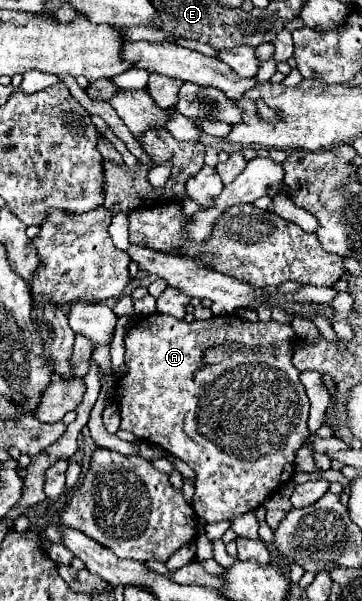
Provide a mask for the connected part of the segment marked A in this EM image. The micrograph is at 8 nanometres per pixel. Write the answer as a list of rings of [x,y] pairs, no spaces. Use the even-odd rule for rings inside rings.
[[[151,314],[151,316],[143,316],[135,322],[135,326],[129,330],[129,334],[125,336],[125,360],[129,366],[129,372],[125,378],[119,380],[119,390],[115,394],[115,402],[119,404],[121,410],[121,430],[135,434],[139,440],[157,444],[159,448],[167,450],[171,456],[187,462],[195,474],[195,496],[193,496],[193,508],[197,512],[197,516],[201,516],[207,524],[213,522],[221,522],[221,520],[231,520],[235,516],[241,516],[245,512],[255,510],[257,506],[261,506],[279,486],[287,484],[295,472],[295,452],[305,444],[305,440],[309,438],[309,428],[307,428],[307,418],[309,418],[309,398],[305,392],[305,386],[299,380],[299,370],[293,366],[291,362],[291,348],[297,340],[297,334],[293,332],[291,326],[283,326],[277,324],[273,320],[269,322],[243,322],[239,320],[235,314],[233,316],[211,316],[209,320],[193,320],[193,322],[185,322],[185,320],[175,320],[173,316],[165,316],[165,314]],[[219,346],[239,346],[239,350],[231,352],[225,356],[223,362],[217,364],[205,364],[205,352],[209,348],[219,348]],[[271,346],[271,352],[261,352],[259,348]]]

